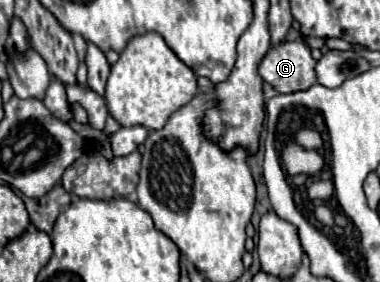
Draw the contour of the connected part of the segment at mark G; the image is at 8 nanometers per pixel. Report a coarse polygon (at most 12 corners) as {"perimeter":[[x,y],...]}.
{"perimeter":[[284,41],[258,73],[278,93],[316,83],[316,59],[302,41]]}

